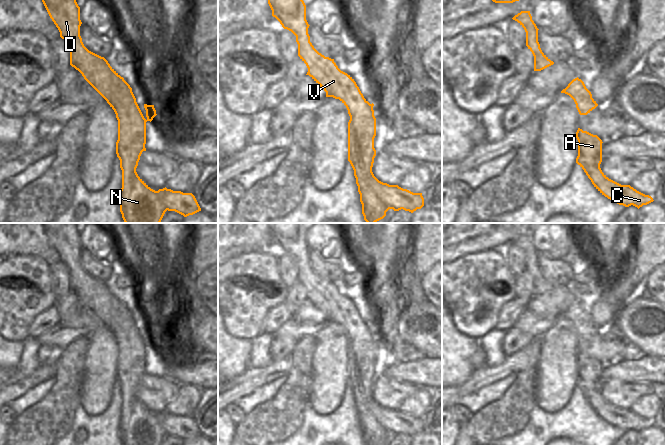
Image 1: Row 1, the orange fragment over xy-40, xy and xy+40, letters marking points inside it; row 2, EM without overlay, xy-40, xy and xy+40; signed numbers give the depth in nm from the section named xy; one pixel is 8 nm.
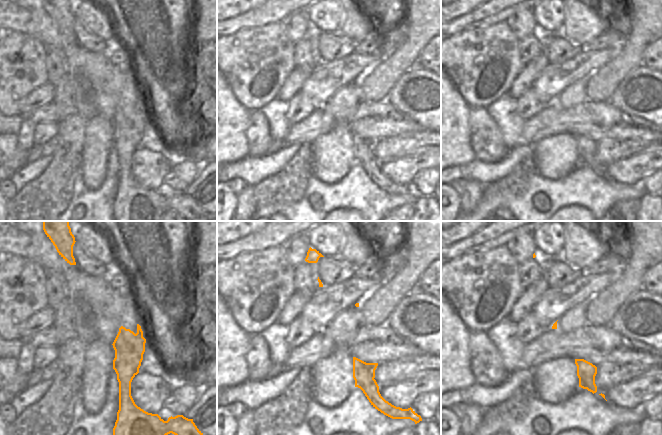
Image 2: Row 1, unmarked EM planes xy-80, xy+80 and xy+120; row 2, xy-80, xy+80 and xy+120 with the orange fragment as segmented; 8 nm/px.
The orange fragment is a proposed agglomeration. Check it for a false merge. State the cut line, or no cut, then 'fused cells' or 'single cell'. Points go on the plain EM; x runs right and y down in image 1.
cut xy (367, 392), (367, 407), (390, 432); fused cells

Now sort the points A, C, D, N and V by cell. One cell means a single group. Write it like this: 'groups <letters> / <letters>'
groups A D N V / C

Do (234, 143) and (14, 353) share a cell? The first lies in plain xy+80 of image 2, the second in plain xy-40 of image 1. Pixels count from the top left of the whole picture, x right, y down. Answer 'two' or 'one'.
one

